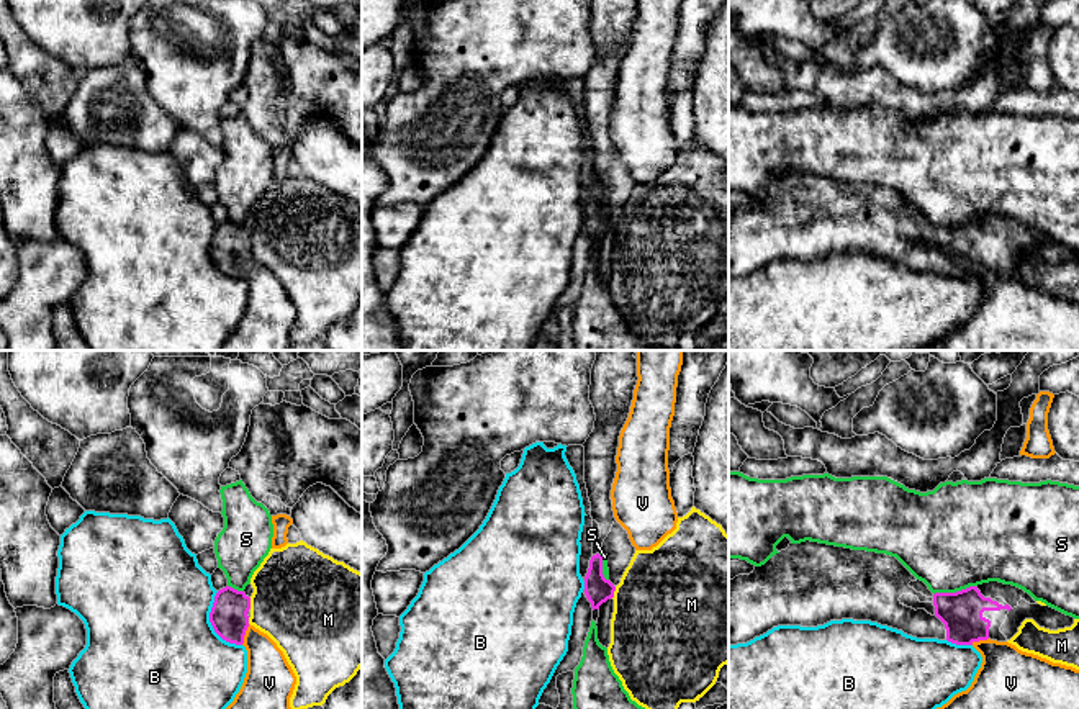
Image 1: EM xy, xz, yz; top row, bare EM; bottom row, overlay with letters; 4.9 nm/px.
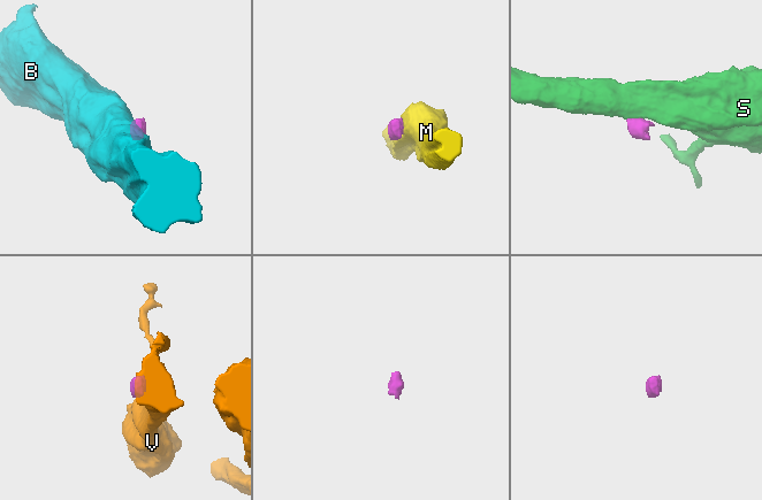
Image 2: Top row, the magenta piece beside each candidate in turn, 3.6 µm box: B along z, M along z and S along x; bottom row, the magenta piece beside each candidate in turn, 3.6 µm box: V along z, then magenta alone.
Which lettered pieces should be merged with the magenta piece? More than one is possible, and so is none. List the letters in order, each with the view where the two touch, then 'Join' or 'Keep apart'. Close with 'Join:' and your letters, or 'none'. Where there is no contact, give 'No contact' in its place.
B: Touches magenta in xy. Keep apart
M: Touches magenta in xz. Keep apart
S: Touches magenta in yz. Keep apart
V: Touches magenta in xy. Keep apart
Join: none

